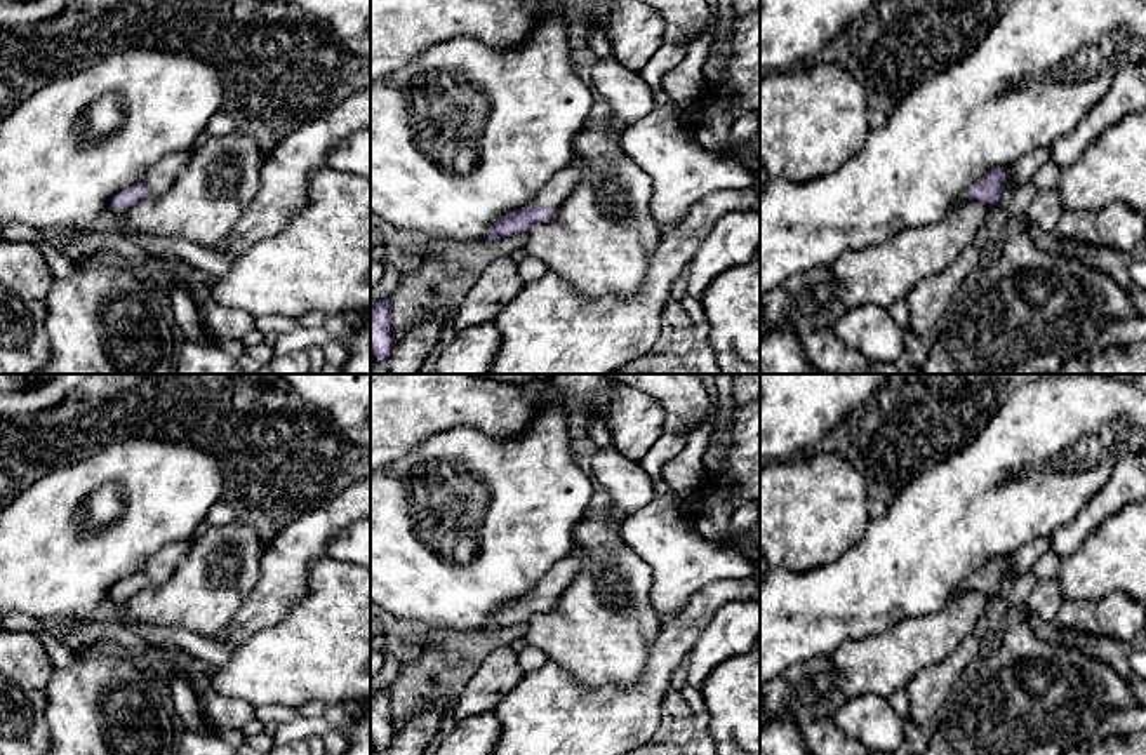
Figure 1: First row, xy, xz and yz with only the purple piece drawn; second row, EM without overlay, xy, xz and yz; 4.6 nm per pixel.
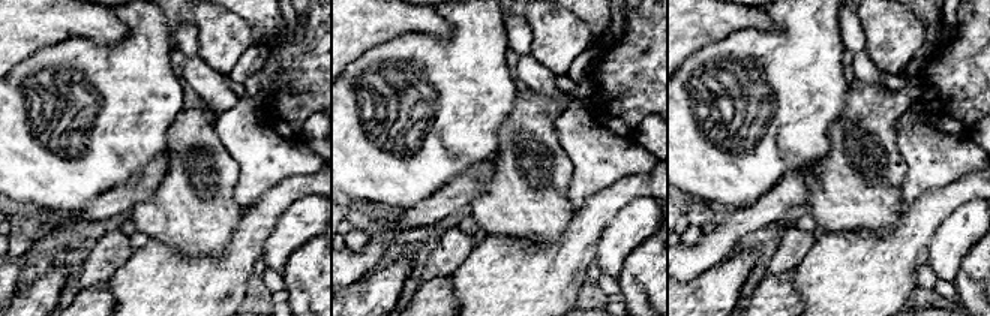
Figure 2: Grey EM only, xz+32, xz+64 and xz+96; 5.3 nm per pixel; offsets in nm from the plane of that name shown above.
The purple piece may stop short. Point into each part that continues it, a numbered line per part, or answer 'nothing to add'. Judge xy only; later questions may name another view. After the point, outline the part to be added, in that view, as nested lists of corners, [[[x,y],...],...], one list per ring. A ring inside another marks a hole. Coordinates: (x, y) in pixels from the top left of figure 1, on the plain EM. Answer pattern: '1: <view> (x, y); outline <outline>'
1: xy (159, 567); outline [[[191,539],[165,545],[146,562],[143,574],[151,579],[151,586],[160,586],[172,576],[179,560],[188,553],[190,546]]]

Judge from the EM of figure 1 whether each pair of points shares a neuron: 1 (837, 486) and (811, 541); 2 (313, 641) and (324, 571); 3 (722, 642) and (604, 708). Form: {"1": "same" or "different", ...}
{"1": "same", "2": "same", "3": "different"}

